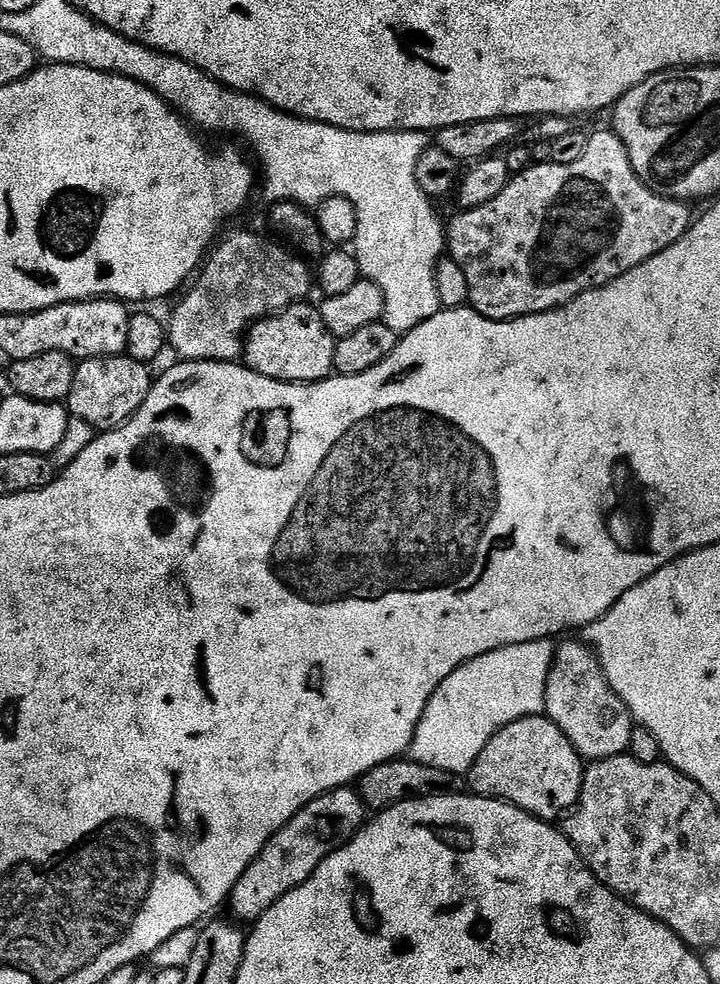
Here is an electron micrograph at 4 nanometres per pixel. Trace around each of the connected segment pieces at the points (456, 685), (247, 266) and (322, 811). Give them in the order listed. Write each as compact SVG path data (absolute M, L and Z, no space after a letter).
M535 640L521 644L507 644L505 648L494 650L490 654L482 654L454 670L438 690L430 698L426 710L416 727L412 739L410 758L422 766L434 766L438 770L446 770L453 774L467 773L472 763L482 754L486 742L498 734L510 722L521 720L527 716L539 716L544 712L544 695L548 671L552 668L554 644L552 640Z
M256 232L226 236L215 245L191 287L179 297L180 305L173 310L172 317L167 317L166 340L181 361L239 361L244 351L242 337L256 321L275 316L291 304L307 301L308 291L313 291L310 268L283 243L267 240Z
M355 787L335 788L314 798L305 808L298 810L294 818L290 818L285 828L268 839L258 858L250 862L246 874L238 878L226 901L227 907L232 907L233 914L237 916L235 919L247 922L259 920L266 910L270 910L270 906L274 906L274 902L281 900L290 890L302 886L302 882L306 882L306 878L318 870L320 863L334 854L334 850L350 842L350 838L354 838L365 823L364 800Z

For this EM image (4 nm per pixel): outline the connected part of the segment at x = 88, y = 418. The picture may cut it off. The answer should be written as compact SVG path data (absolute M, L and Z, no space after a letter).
M126 354L99 356L93 360L82 360L76 365L74 382L66 407L75 419L86 422L97 430L111 430L125 424L146 402L146 394L152 389L153 373L149 365L138 362Z

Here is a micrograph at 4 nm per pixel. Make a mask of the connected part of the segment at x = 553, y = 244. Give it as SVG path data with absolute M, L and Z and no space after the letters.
M593 131L588 137L586 154L582 154L582 158L578 158L578 162L570 162L570 166L558 166L551 162L533 163L532 167L527 168L524 172L515 173L509 179L506 190L502 190L502 194L498 194L498 198L494 198L494 202L486 202L486 206L457 211L457 216L452 221L449 219L446 224L446 252L451 260L458 262L463 276L466 277L468 304L475 312L482 314L488 320L517 320L520 316L553 312L555 308L564 307L574 298L581 296L583 292L593 292L594 289L606 286L611 280L616 280L630 270L634 270L634 266L642 266L642 262L654 258L654 254L658 254L662 250L666 250L666 246L678 242L678 238L682 238L682 234L686 234L692 227L694 212L688 208L691 207L685 201L666 198L662 194L650 190L641 182L638 174L634 174L634 166L630 166L626 146L616 137L615 131L596 133Z

